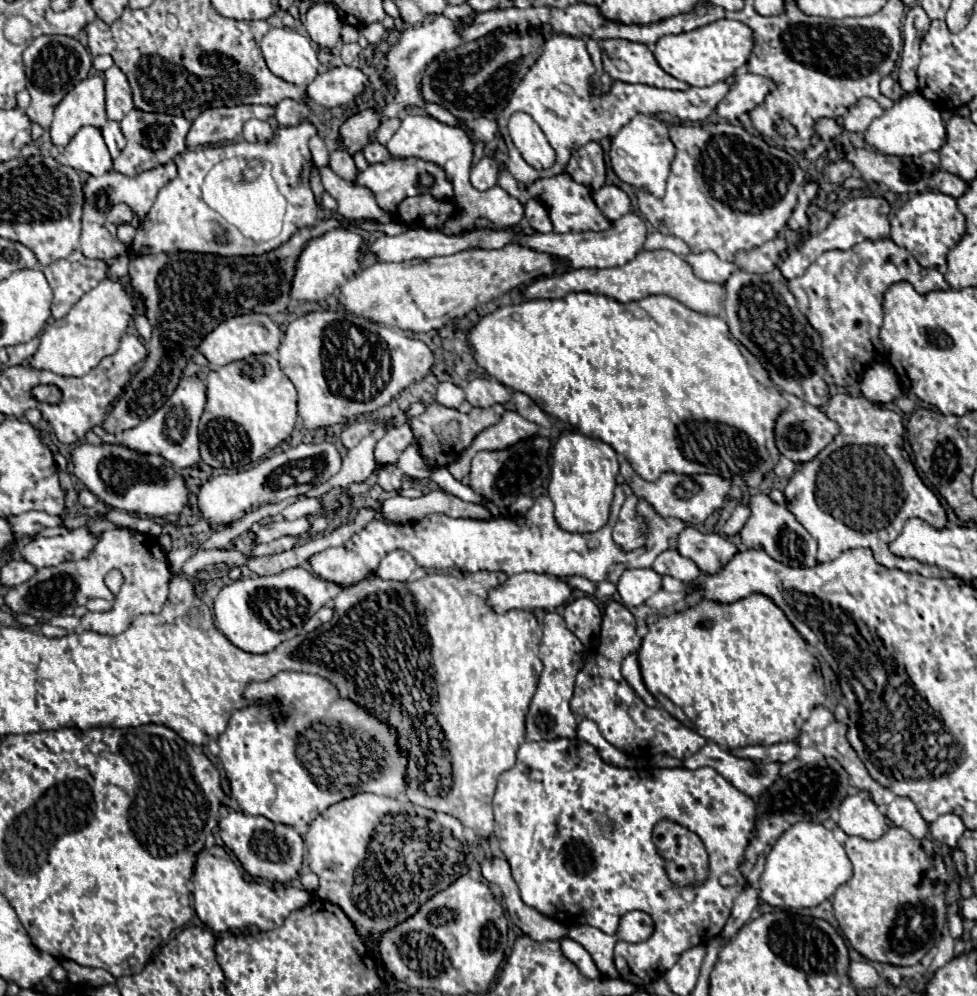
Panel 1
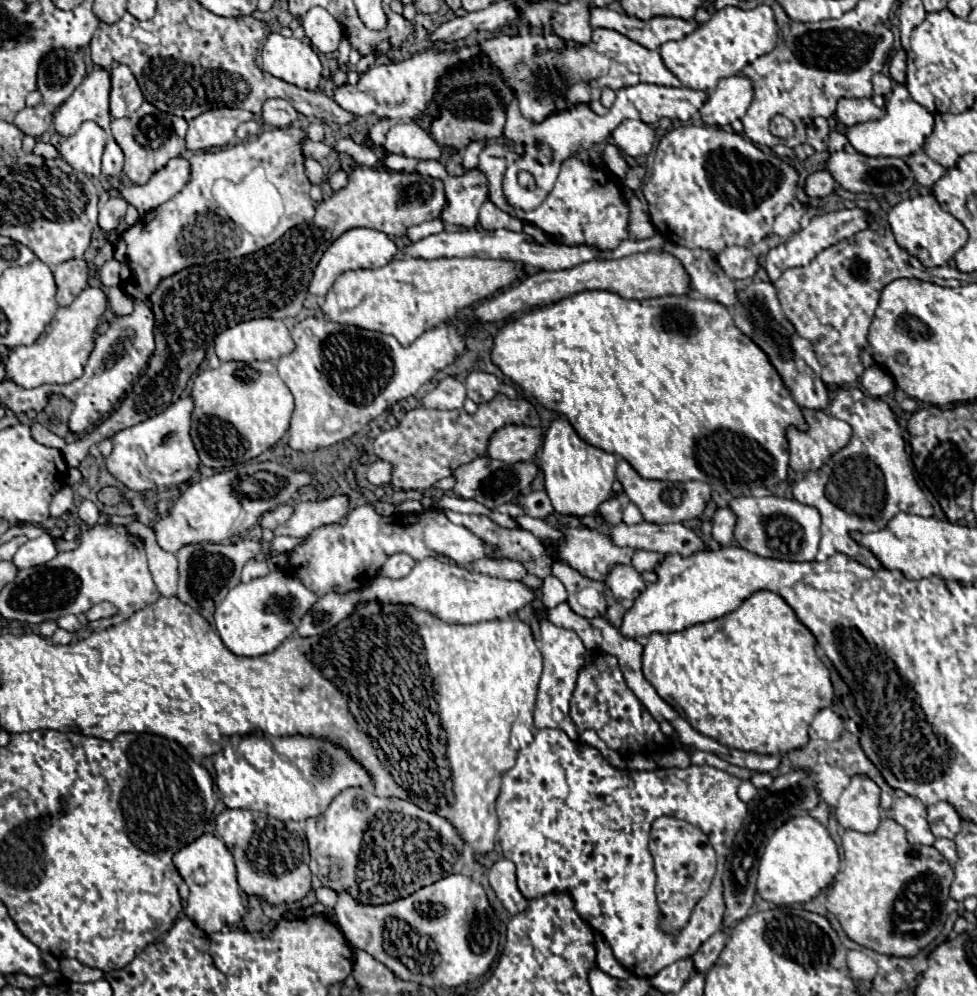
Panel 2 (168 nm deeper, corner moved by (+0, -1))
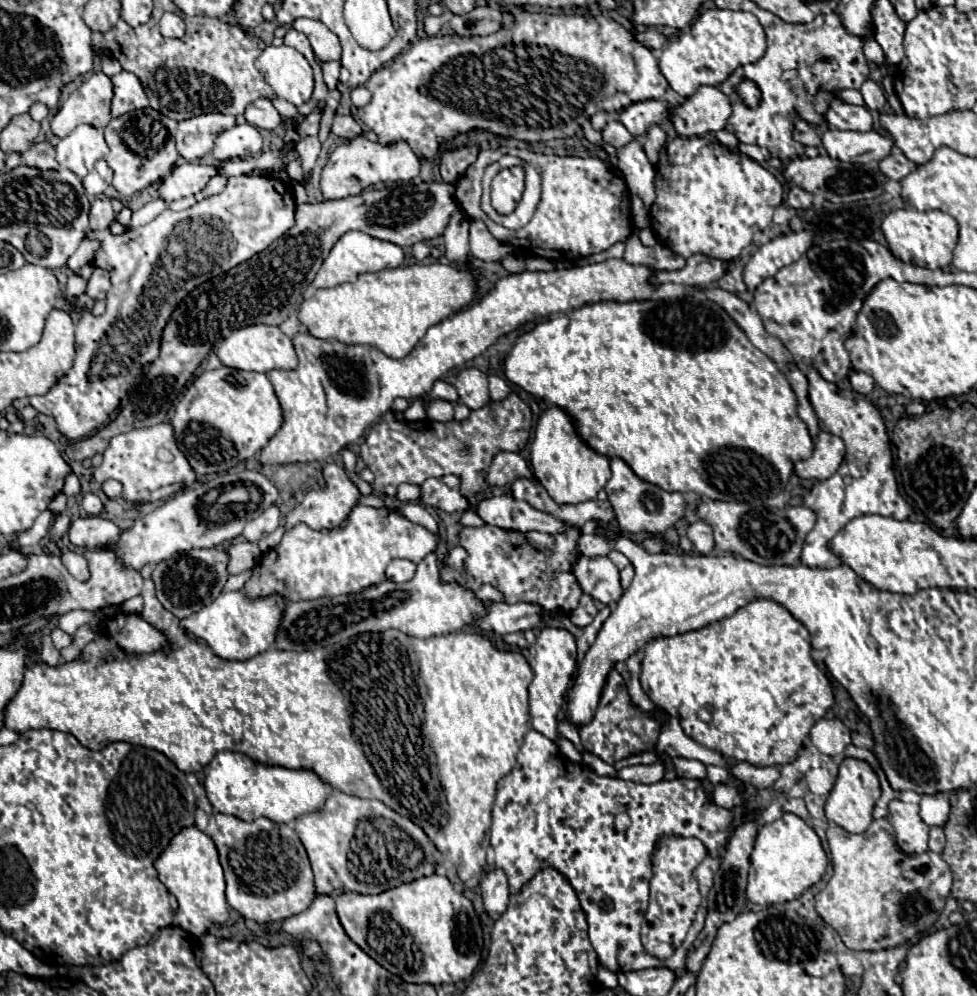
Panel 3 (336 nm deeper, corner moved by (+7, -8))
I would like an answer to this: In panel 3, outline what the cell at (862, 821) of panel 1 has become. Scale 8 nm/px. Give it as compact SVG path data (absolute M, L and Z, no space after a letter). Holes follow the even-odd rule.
M845 758L843 764L839 766L839 774L837 774L837 782L827 798L825 804L825 816L829 822L845 828L851 834L861 834L869 828L871 824L871 814L873 814L873 806L879 800L881 788L879 788L879 780L875 776L875 772L871 770L871 766L863 760L855 760L855 758Z

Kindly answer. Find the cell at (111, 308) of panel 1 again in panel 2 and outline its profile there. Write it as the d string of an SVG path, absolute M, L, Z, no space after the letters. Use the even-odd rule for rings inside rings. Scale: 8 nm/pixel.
M88 287L70 305L58 307L54 319L46 327L44 335L36 339L36 343L28 347L10 349L4 381L12 381L24 389L32 389L46 383L64 385L78 379L90 357L92 337L98 325L102 323L104 309L106 309L106 295L98 287Z

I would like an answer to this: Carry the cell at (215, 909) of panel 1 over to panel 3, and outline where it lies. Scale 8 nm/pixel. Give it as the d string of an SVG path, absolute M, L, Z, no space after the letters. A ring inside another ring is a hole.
M197 826L183 828L167 846L167 850L157 858L155 868L159 880L169 892L177 896L179 910L175 912L173 924L187 930L193 936L203 936L211 926L223 926L229 920L229 904L225 900L225 878L219 864L217 848L207 834Z

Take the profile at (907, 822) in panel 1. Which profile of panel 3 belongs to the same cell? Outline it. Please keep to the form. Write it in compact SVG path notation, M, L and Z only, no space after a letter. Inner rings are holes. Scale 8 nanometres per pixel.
M891 800L887 818L897 834L897 844L903 852L921 854L927 850L929 826L919 816L919 804Z

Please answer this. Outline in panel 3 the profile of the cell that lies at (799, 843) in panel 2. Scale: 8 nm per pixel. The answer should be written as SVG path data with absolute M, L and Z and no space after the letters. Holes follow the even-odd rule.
M785 812L779 820L771 824L763 824L757 838L755 848L751 854L751 868L749 868L749 884L747 884L747 898L755 904L785 904L803 896L803 892L817 884L825 870L827 870L827 854L821 846L819 836L813 828L803 822L799 816Z

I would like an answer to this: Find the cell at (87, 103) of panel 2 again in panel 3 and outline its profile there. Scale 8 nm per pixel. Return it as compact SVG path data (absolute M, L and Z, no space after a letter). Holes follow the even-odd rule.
M103 72L91 74L91 78L87 78L73 94L69 94L59 112L51 118L51 132L63 138L79 124L105 128L111 120L111 96L111 80Z

